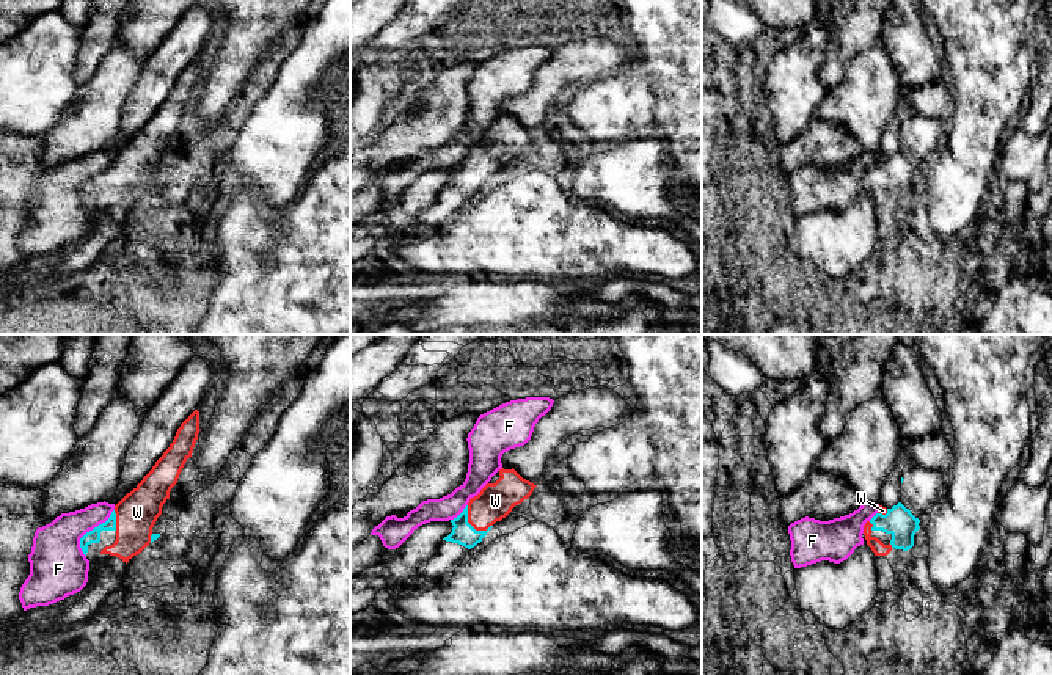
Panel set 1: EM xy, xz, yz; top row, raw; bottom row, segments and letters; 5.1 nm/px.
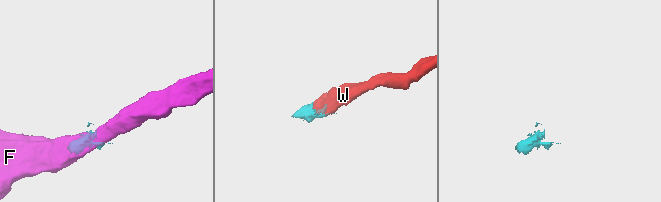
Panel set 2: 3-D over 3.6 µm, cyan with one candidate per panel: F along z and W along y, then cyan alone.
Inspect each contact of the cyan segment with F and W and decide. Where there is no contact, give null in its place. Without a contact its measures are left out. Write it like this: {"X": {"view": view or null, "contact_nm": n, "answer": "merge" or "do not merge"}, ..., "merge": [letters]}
{"F": {"view": "xy", "contact_nm": 280, "answer": "do not merge"}, "W": {"view": "xz", "contact_nm": 170, "answer": "merge"}, "merge": ["W"]}

